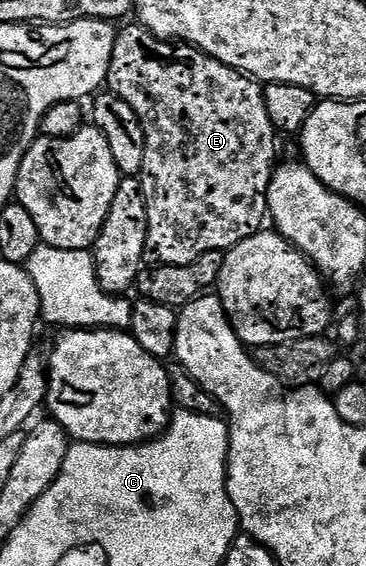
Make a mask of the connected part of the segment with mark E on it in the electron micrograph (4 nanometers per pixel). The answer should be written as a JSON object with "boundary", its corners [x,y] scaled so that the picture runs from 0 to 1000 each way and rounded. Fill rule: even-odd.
{"boundary":[[[377,41],[328,49],[314,62],[309,83],[309,104],[298,111],[290,155],[317,164],[374,203],[385,224],[396,231],[396,288],[385,318],[391,322],[391,343],[402,353],[402,420],[396,422],[393,463],[415,468],[514,468],[527,465],[549,451],[571,443],[617,443],[648,429],[680,422],[691,413],[721,403],[719,389],[732,389],[730,339],[740,309],[757,297],[751,284],[751,247],[757,237],[746,217],[735,210],[735,196],[724,196],[724,175],[719,173],[719,150],[694,136],[669,129],[653,129],[637,118],[582,104],[568,94],[552,94],[527,80],[508,76],[470,76],[445,71],[443,65],[421,65],[404,51],[393,51]]]}

